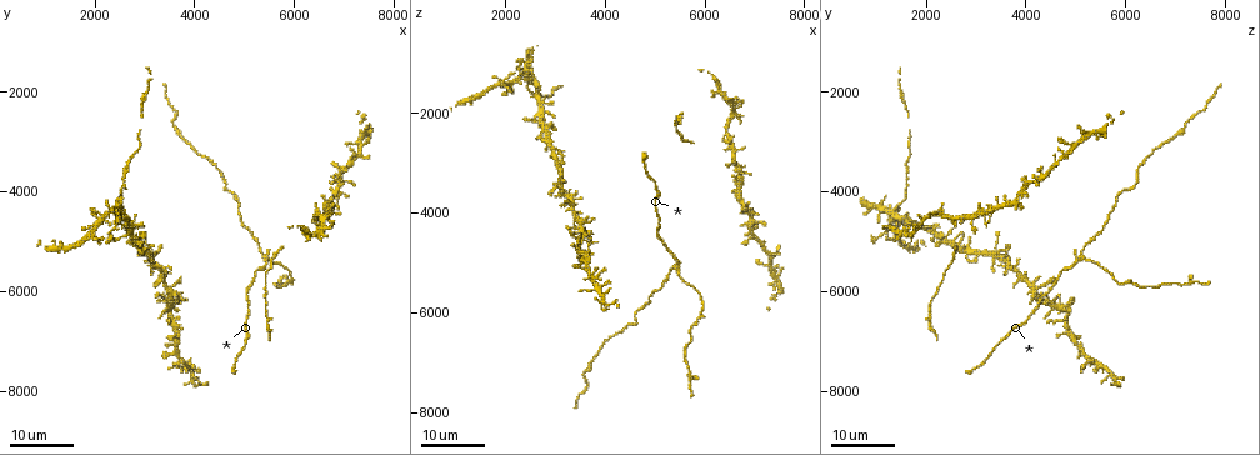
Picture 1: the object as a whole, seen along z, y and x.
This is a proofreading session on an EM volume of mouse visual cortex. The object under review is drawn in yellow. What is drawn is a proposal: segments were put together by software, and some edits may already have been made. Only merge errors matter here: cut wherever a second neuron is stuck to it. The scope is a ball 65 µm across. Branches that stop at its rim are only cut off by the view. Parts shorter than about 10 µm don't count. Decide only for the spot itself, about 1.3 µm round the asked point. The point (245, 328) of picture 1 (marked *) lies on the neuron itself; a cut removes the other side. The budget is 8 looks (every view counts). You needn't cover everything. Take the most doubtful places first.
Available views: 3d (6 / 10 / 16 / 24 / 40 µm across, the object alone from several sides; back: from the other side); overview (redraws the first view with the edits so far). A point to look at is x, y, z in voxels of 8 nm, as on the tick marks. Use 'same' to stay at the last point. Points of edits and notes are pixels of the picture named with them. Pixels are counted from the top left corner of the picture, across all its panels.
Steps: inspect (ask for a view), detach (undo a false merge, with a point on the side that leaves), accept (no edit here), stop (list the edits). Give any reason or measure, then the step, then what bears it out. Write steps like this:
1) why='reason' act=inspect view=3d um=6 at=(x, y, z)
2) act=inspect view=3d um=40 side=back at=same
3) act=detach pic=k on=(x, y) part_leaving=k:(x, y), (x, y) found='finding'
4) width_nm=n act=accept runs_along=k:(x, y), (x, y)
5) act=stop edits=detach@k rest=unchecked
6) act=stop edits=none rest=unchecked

why='side arm on a straight run' act=inspect view=3d um=24 at=(5400, 5250, 5150)

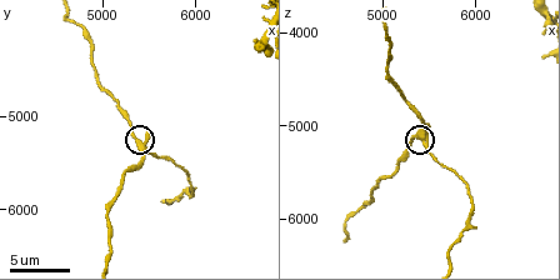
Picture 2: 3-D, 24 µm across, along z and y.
act=inspect view=3d um=10 at=(5400, 5250, 5100)

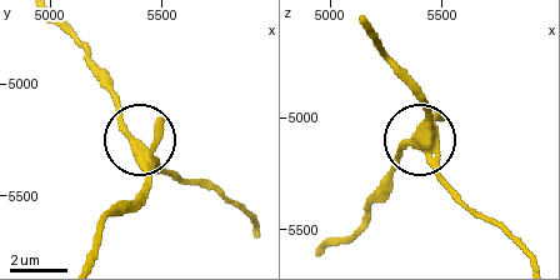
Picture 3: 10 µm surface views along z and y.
width_nm=330 act=accept runs_along=3:(85, 256), (103, 220), (143, 185), (140, 144), (186, 183) found='continuous, no second neuron'

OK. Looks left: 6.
act=inspect view=3d um=16 at=(6350, 4650, 2500)

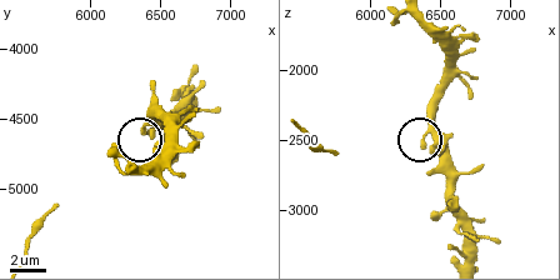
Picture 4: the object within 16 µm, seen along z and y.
act=inspect view=3d um=6 at=(6360, 4600, 2520)

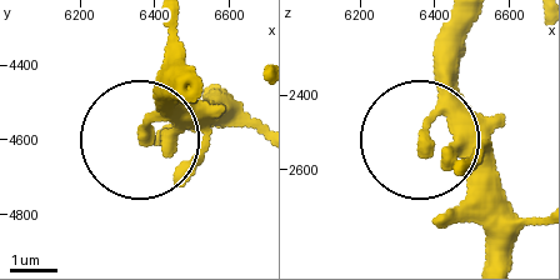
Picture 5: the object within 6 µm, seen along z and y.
act=accept found='one neuron here'

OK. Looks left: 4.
why='calibre changes' act=inspect view=3d um=6 at=(5050, 6100, 4300)

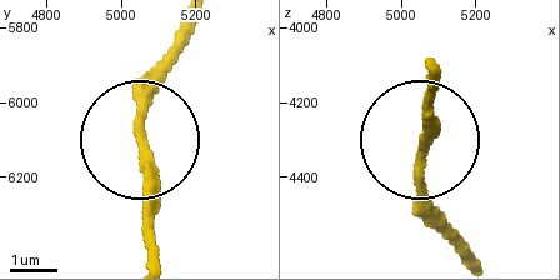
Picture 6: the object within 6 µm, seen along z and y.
act=accept runs_along=6:(429, 75), (416, 150), (424, 219) found='all the same neuron'

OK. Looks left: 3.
why='a narrow waist' act=inspect view=3d um=24 at=(4500, 3550, 6250)

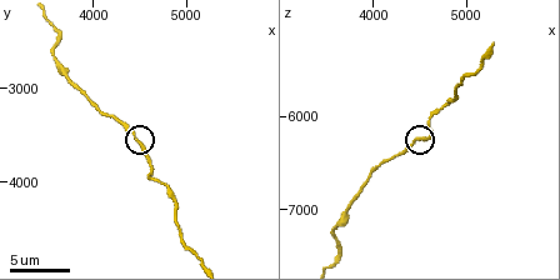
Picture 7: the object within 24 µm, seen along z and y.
act=inspect view=3d um=6 at=(4500, 3550, 6250)

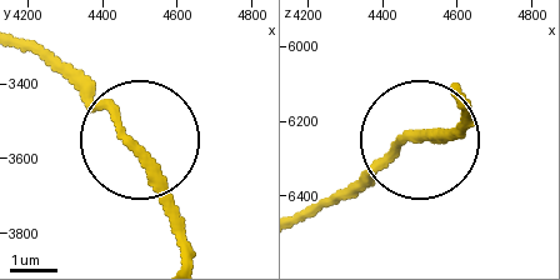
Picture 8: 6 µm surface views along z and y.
width_nm=190 act=accept runs_along=8:(183, 253), (166, 180), (71, 78) found='continuous, no second neuron'

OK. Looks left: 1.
act=stop edits=none rest=unchecked

